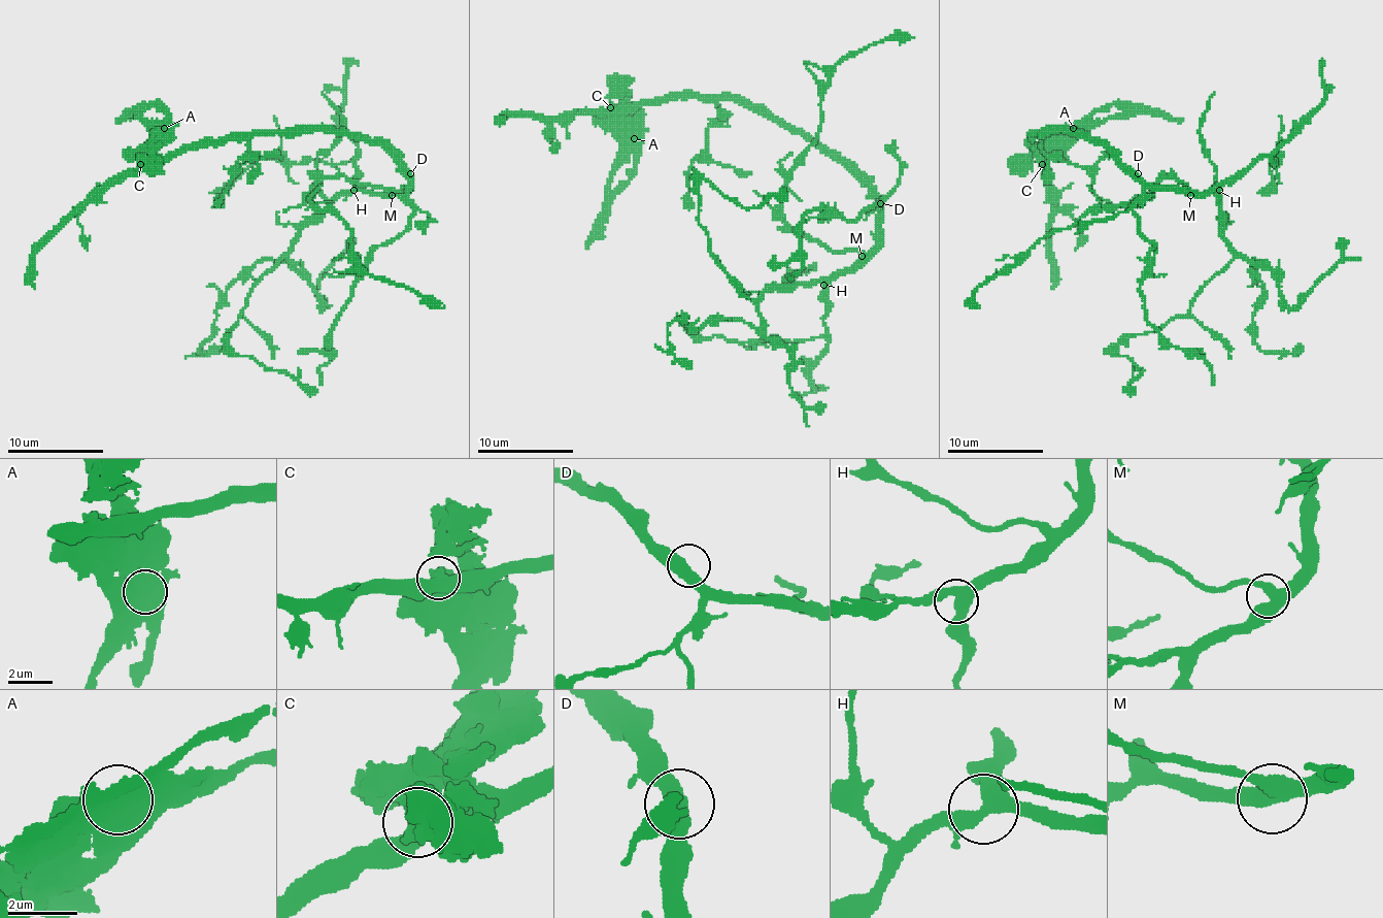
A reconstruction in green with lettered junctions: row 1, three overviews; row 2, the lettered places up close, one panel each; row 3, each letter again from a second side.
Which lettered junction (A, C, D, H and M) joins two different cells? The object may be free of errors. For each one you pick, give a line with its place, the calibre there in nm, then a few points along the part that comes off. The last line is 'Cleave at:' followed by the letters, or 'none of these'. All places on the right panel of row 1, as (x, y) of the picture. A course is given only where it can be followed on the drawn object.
C: place (1042, 164); calibre 600 nm; course (1042, 164), (1109, 119), (1164, 113), (1183, 121)
Cleave at: C

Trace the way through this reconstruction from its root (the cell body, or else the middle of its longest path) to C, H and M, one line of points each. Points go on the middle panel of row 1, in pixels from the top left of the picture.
C: (878, 198), (847, 167), (825, 155), (806, 138), (739, 102), (670, 97), (650, 100), (634, 107), (610, 107)
H: (878, 198), (876, 243), (859, 260), (849, 267), (838, 270), (823, 285)
M: (878, 198), (876, 243), (862, 256)

